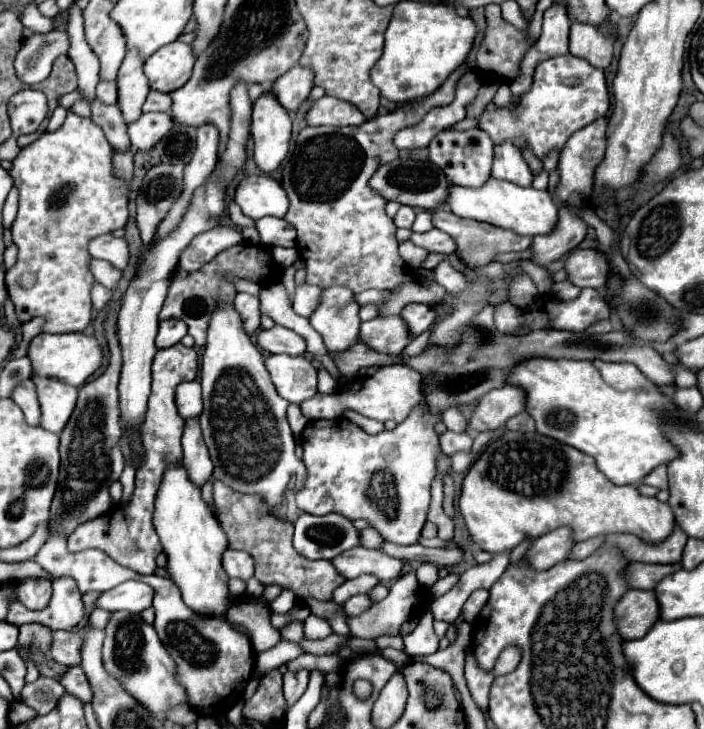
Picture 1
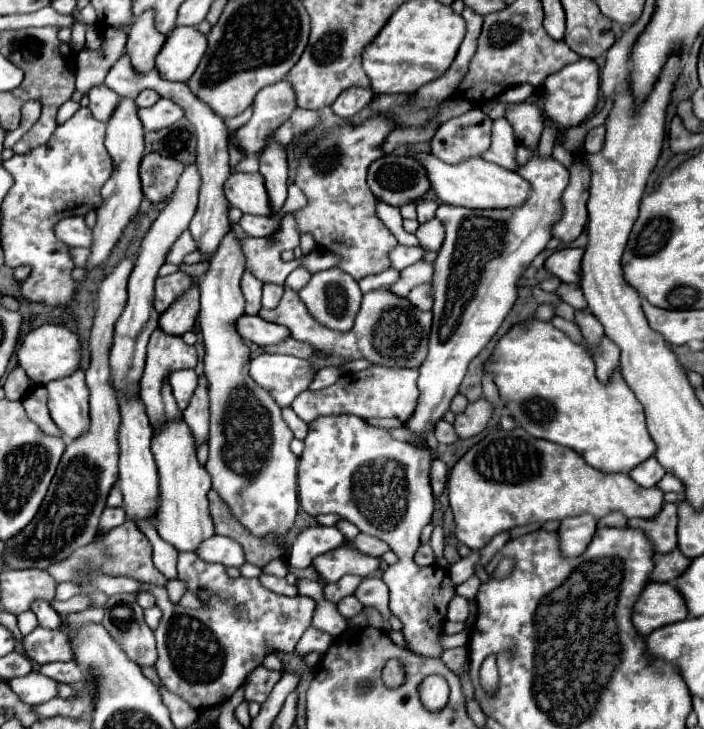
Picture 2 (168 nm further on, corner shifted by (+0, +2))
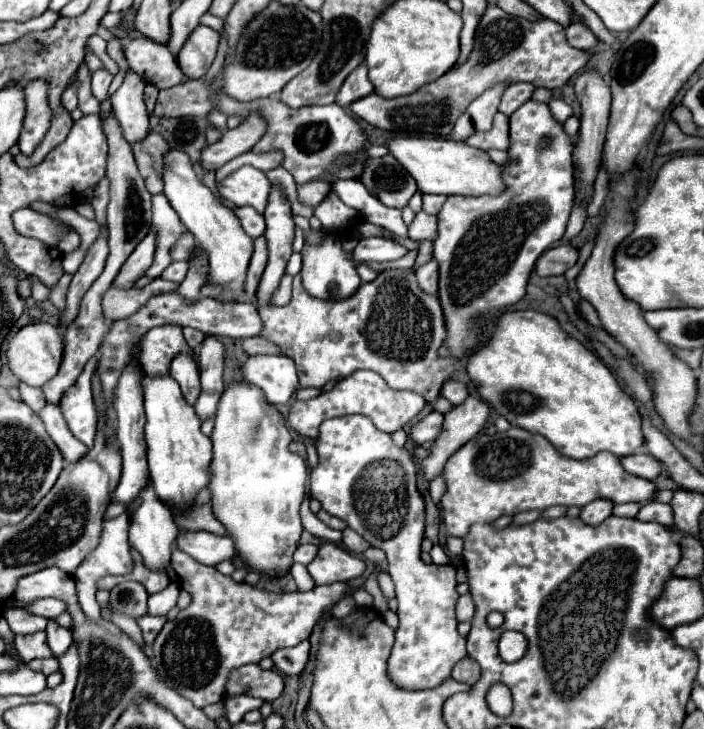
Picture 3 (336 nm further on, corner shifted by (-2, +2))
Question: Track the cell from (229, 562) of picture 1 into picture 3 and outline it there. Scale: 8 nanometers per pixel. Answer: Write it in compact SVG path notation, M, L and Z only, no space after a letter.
M186 532L178 536L176 544L200 564L208 566L216 566L236 556L234 540L230 540L228 536L216 536L212 532Z

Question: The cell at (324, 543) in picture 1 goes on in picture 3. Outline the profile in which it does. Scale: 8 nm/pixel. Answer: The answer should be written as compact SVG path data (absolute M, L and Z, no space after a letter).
M300 544L296 548L296 552L294 552L294 562L310 564L316 558L316 552L318 552L318 546L316 544Z

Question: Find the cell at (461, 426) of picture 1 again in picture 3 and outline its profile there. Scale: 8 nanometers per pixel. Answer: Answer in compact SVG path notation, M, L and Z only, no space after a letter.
M448 380L448 382L442 386L442 396L448 398L448 400L456 406L456 404L460 404L460 402L464 402L464 400L468 398L468 388L466 388L466 384L462 384L462 382Z

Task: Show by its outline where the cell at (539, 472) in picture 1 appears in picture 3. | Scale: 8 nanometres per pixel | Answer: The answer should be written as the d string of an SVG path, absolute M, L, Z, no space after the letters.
M510 428L506 432L496 432L494 436L478 434L470 442L466 442L458 452L450 456L450 460L444 466L444 478L446 478L446 494L442 496L442 516L444 526L450 536L464 538L468 534L468 528L472 524L490 524L498 520L500 516L514 516L518 512L526 510L546 510L552 506L586 506L594 500L606 498L614 504L626 504L626 502L638 502L646 504L652 502L658 488L654 482L636 478L628 472L624 472L620 458L612 456L610 452L602 452L600 456L594 456L592 460L572 460L560 452L544 436L536 436L524 428Z

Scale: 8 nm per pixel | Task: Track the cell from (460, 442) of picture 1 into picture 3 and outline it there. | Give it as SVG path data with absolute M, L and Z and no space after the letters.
M430 412L424 420L420 420L416 426L412 426L410 434L418 444L432 442L432 440L436 440L440 436L442 424L444 424L444 416L440 412Z

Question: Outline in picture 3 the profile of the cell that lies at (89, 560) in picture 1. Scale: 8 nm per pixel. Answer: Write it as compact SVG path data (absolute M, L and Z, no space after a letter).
M180 548L172 550L172 568L176 570L178 584L192 596L192 604L186 610L180 610L178 616L164 624L162 632L156 636L152 650L158 674L164 678L168 688L176 690L184 698L188 698L196 708L204 708L208 704L216 704L226 694L226 682L232 670L260 662L266 656L272 656L280 648L298 646L312 633L312 626L322 618L326 610L348 596L352 590L346 582L334 582L326 586L316 586L308 592L266 592L250 586L246 582L234 582L230 576L220 574L214 566L206 566L196 562L192 556L182 552Z

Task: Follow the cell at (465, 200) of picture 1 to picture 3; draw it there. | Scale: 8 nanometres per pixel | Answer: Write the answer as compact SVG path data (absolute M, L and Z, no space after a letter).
M398 134L388 142L390 154L412 174L418 182L418 190L422 194L460 194L460 196L496 196L506 190L506 182L502 180L502 166L494 164L486 152L472 148L468 144L452 142L447 137L422 134L408 136Z

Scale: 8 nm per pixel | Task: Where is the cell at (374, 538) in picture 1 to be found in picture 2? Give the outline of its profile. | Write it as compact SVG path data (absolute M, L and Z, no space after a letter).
M338 520L338 522L336 522L336 528L346 536L346 540L348 540L348 542L352 542L352 540L354 540L354 536L358 536L358 534L360 534L360 530L358 530L352 522L348 522L348 520Z

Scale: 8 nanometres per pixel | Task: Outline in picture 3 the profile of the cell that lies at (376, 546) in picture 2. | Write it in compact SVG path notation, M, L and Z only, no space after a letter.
M346 528L342 534L344 534L342 542L344 542L344 546L346 546L350 552L354 552L354 554L362 554L366 548L370 548L370 544L368 544L358 532L354 532L352 528Z

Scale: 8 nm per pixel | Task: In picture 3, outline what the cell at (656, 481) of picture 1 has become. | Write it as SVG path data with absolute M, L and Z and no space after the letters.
M638 452L636 456L622 458L622 466L628 474L634 474L634 476L640 476L646 480L654 480L662 472L662 464L646 452Z

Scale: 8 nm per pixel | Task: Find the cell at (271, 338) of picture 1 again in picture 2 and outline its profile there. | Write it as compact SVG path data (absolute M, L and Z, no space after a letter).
M246 314L236 320L236 330L244 340L250 340L258 346L278 344L290 336L290 332L284 326L266 322L260 316L246 316Z

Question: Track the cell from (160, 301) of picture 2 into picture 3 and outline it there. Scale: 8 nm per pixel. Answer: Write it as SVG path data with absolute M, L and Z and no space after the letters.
M156 278L152 280L148 286L144 288L130 288L130 290L118 290L118 288L108 288L108 292L104 294L102 306L104 306L104 316L110 322L122 320L126 316L136 314L142 306L148 304L148 300L154 294L166 294L166 292L176 292L178 284L164 280L164 278Z

